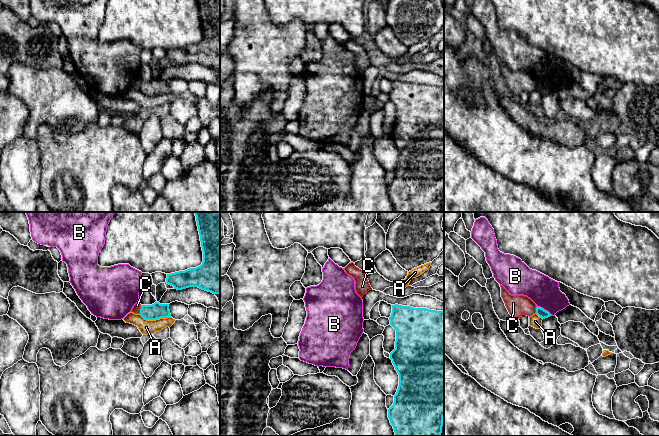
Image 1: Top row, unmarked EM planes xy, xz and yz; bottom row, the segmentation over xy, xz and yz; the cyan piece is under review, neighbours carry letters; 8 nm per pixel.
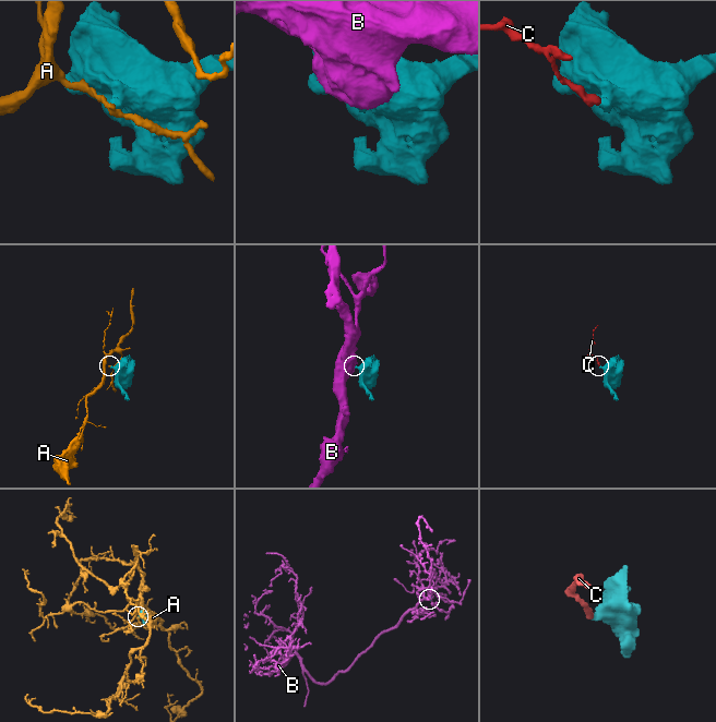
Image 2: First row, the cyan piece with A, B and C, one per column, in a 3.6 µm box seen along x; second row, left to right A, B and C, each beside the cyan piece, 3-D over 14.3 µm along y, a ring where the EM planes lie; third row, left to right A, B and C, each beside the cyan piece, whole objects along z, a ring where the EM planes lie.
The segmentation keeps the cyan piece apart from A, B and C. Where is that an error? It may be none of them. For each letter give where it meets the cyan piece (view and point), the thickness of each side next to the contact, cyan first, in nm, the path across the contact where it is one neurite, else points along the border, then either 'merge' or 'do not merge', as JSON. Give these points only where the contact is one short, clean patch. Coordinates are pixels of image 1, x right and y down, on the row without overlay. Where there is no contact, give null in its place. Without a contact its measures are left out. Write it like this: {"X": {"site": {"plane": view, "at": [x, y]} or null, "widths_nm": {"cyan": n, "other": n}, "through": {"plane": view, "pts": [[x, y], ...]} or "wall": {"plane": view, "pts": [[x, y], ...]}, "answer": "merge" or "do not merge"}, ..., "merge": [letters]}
{"A": {"site": {"plane": "xy", "at": [155, 95]}, "widths_nm": {"cyan": 130, "other": 120}, "answer": "do not merge"}, "B": {"site": {"plane": "yz", "at": [545, 86]}, "widths_nm": {"cyan": 70, "other": 240}, "wall": {"plane": "yz", "pts": [[537, 81], [552, 91]]}, "answer": "do not merge"}, "C": {"site": {"plane": "xy", "at": [140, 85]}, "widths_nm": {"cyan": 130, "other": 70}, "wall": {"plane": "xy", "pts": [[141, 81], [139, 89]]}, "answer": "do not merge"}, "merge": []}

